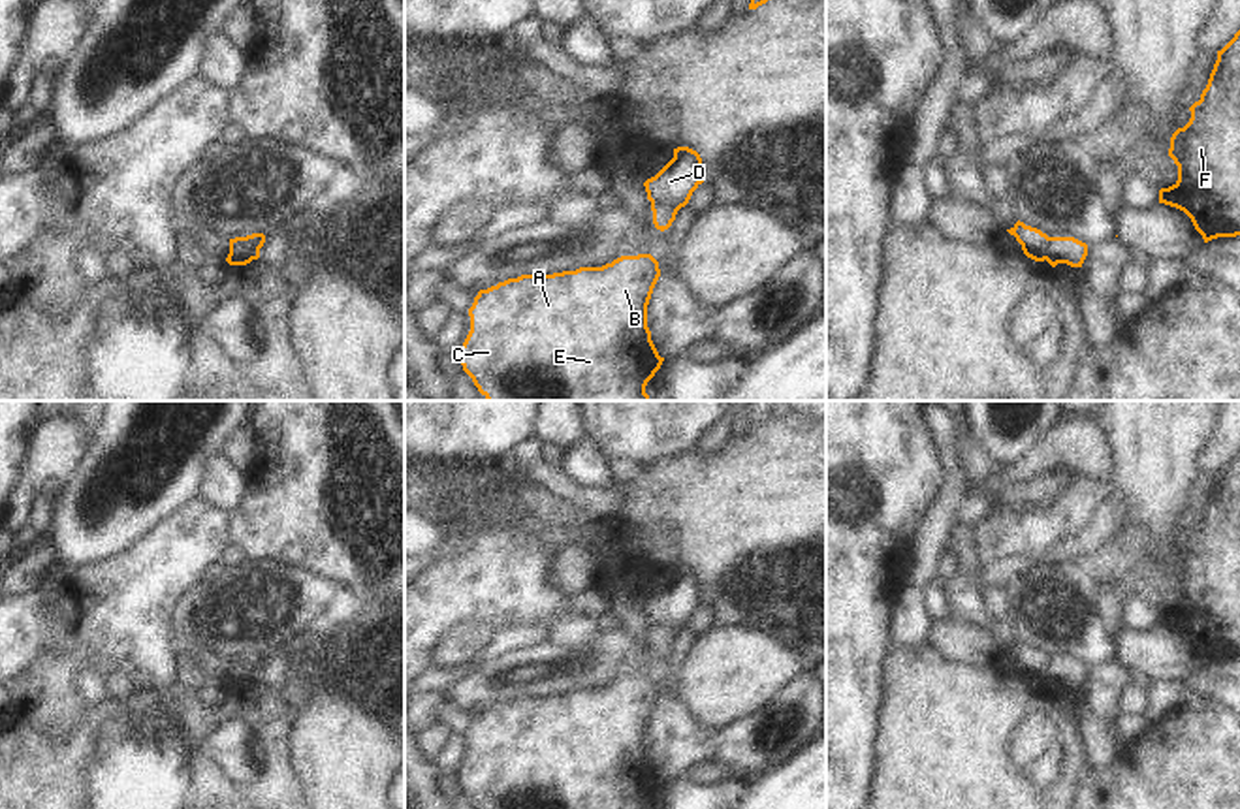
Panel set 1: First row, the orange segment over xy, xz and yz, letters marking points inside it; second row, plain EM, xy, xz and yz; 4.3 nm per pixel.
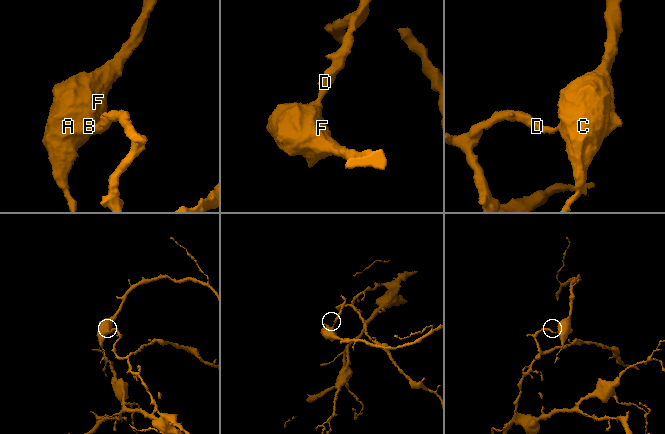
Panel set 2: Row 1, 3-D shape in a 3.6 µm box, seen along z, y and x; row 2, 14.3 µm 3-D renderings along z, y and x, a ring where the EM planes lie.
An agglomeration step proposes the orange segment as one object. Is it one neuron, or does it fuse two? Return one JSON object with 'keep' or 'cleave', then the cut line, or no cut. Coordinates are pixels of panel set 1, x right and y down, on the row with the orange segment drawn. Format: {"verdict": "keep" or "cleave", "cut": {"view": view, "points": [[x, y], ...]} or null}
{"verdict": "cleave", "cut": {"view": "xz", "points": [[651, 202], [663, 202], [678, 209]]}}

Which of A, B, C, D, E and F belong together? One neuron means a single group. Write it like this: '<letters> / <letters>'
A B C E F / D

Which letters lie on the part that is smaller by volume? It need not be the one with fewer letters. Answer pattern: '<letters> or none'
A, B, C, E, F

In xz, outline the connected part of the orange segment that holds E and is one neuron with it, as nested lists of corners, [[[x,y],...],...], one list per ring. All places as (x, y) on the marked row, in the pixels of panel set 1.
[[[638,254],[602,267],[521,275],[480,290],[469,309],[470,331],[459,350],[463,371],[487,401],[651,401],[645,386],[664,361],[647,327],[647,305],[659,277],[659,262]]]

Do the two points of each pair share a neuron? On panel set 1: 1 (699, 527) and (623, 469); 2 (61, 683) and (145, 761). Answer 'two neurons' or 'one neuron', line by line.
1: two neurons
2: two neurons

